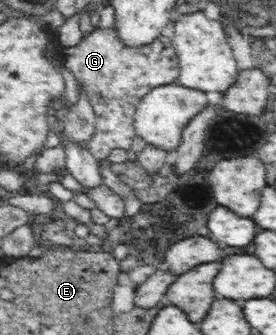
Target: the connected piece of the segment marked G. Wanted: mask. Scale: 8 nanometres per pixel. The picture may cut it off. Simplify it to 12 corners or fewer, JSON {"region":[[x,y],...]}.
{"region":[[114,27],[67,48],[96,112],[98,163],[136,141],[134,114],[176,83],[171,39],[130,48]]}

